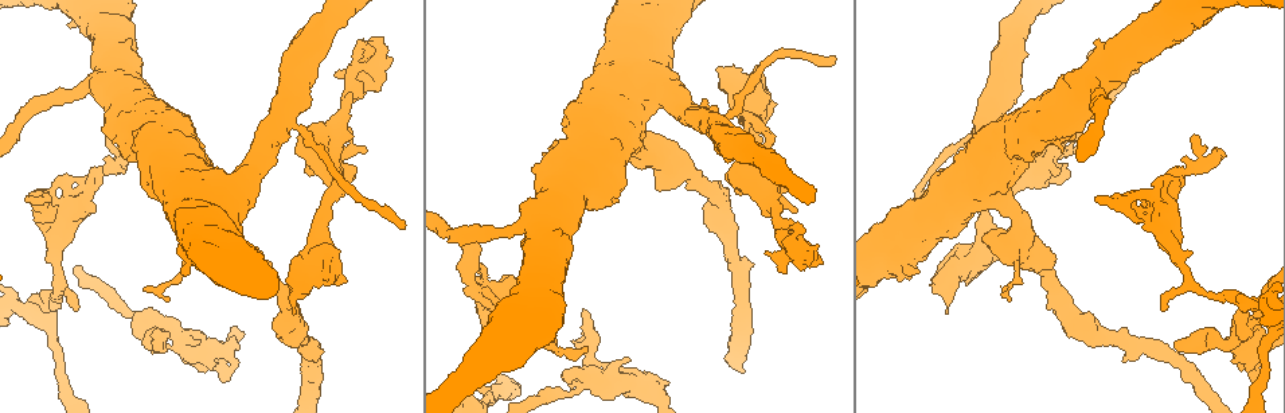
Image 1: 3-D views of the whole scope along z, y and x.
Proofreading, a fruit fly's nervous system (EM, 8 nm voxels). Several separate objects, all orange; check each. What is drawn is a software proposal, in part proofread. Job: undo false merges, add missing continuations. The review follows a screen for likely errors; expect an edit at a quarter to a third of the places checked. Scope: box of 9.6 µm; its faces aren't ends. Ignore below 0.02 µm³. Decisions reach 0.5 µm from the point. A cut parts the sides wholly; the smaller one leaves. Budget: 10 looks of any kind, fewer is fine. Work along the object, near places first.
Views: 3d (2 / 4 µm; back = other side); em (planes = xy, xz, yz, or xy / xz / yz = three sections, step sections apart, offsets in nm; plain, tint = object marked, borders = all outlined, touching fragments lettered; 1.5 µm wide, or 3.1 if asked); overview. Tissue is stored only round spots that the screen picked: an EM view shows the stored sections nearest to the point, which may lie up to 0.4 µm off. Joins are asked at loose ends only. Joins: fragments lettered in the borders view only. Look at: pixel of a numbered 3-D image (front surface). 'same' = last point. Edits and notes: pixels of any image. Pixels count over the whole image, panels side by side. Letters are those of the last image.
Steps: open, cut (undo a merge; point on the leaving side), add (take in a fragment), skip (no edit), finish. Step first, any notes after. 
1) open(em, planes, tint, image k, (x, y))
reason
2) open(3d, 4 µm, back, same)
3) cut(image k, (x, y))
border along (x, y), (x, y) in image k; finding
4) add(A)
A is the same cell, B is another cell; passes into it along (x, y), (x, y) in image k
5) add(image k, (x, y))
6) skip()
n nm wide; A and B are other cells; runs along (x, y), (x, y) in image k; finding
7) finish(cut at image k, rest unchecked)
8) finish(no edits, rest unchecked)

open(em, planes, borders, image 1, (1194, 134))
free end

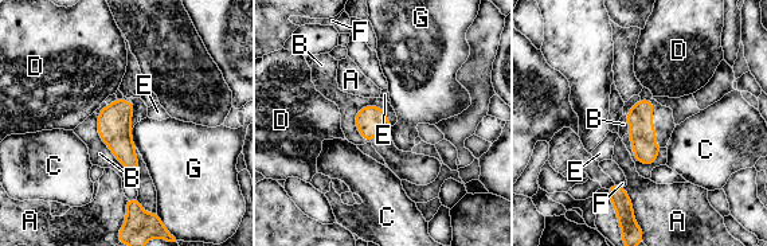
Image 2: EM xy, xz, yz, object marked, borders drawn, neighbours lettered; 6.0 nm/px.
skip()
A, B, C, D, E, F and G are other cells; border along (355, 114), (379, 106), (392, 125) in image 2; none of them fits

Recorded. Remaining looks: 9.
open(em, planes, plain, image 1, (1094, 200))
an open end

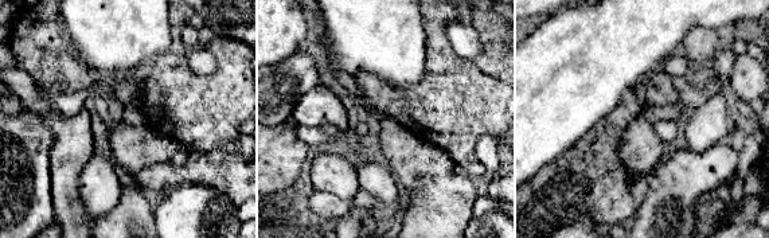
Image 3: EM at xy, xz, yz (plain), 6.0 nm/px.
open(em, planes, borders, same)
what lies round it

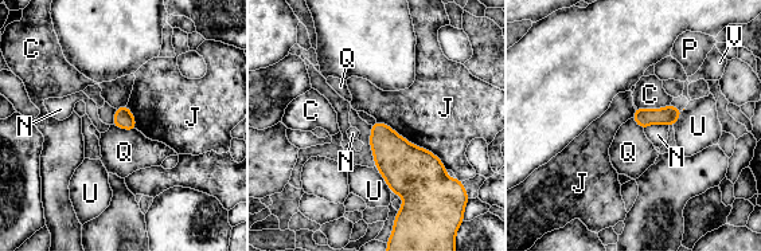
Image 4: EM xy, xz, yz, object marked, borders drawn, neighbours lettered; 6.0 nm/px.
skip()
C, J, N, P, Q, U and V are other cells; border along (113, 124), (136, 130) in image 4; none of them fits

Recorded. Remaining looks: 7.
open(em, yz, step 4, tint, image 1, (324, 214))
calibre changes

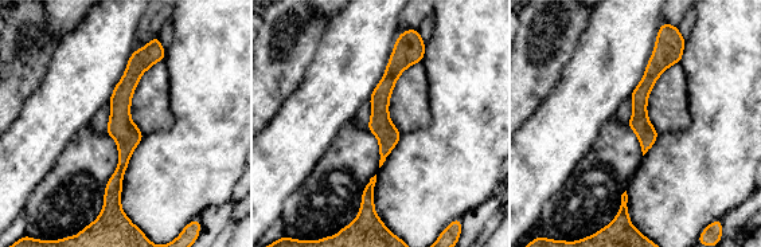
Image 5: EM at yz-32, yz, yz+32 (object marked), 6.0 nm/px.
open(em, planes, borders, same)
another direction

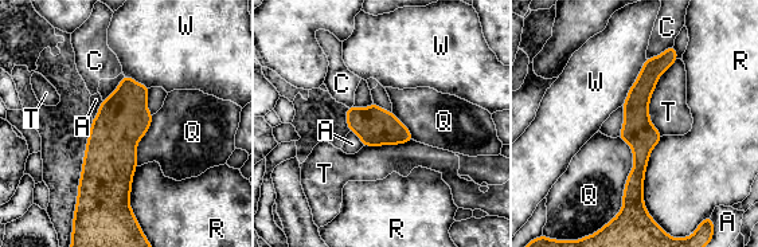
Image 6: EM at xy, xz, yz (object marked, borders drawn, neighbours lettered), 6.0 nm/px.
skip()
A, C, Q, R, T and W are other cells; border along (678, 59), (649, 100), (661, 136) in image 6; all the same neuron

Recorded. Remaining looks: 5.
open(em, xz, step 8, tint, image 1, (325, 279))
free end

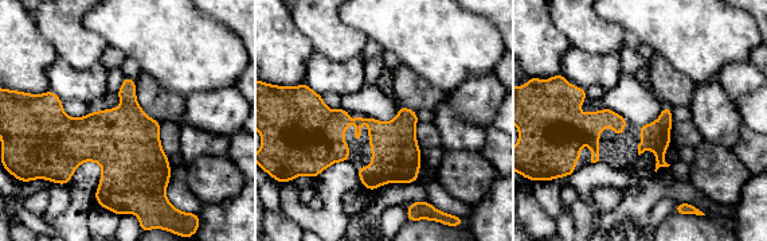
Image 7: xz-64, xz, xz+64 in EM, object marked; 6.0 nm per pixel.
open(em, xz, step 8, borders, same)

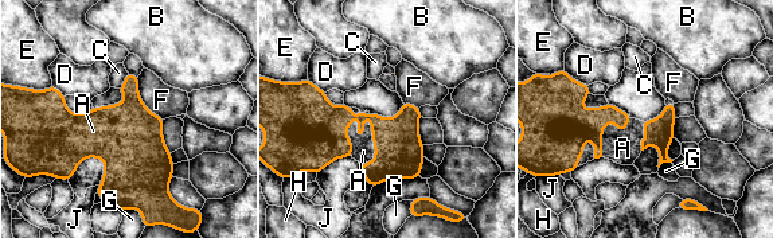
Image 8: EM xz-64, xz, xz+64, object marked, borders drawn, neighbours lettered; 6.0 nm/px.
add(image 8, (363, 151))
A touches over 340 nm; A is the same cell, B, C, D, E, F, G, H and J are other cells; it goes on there

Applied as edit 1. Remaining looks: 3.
finish(add at image 8, rest unchecked)

